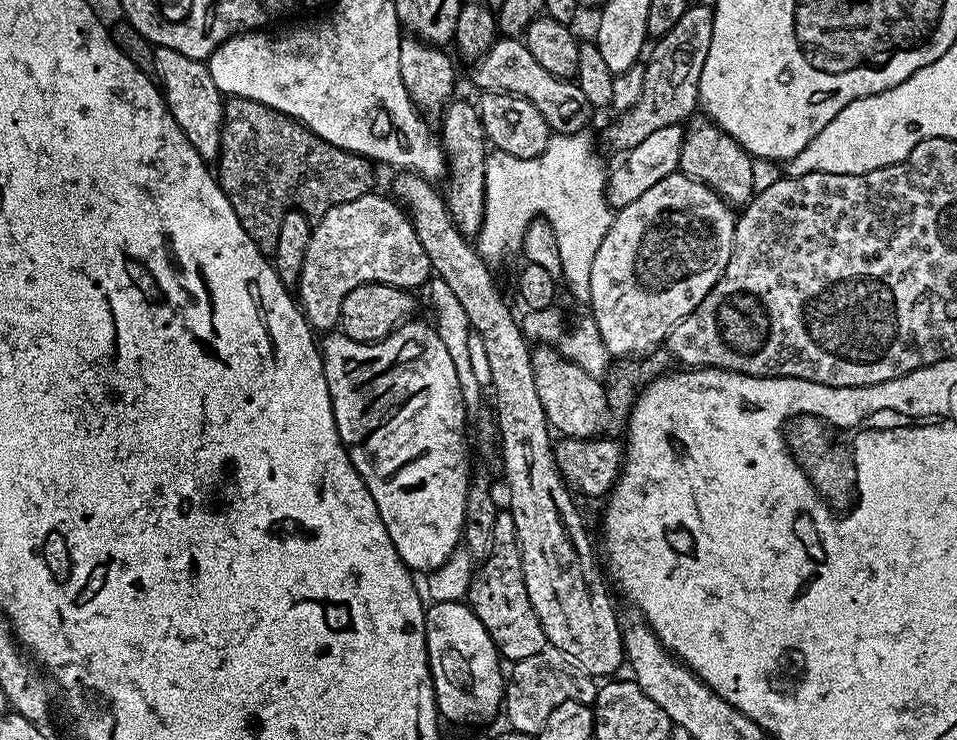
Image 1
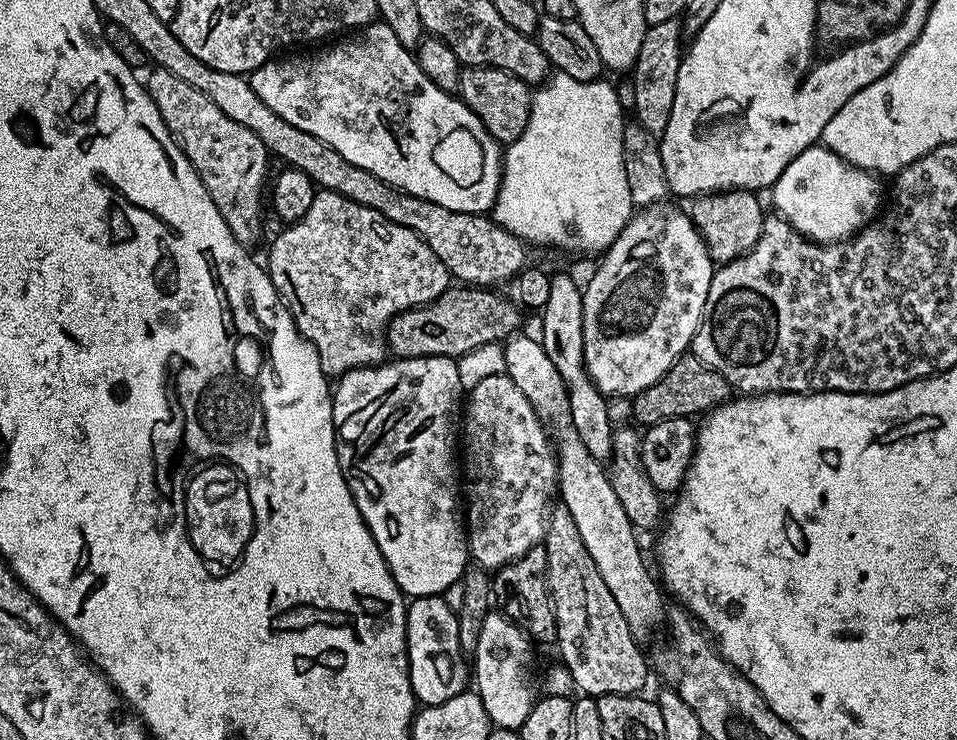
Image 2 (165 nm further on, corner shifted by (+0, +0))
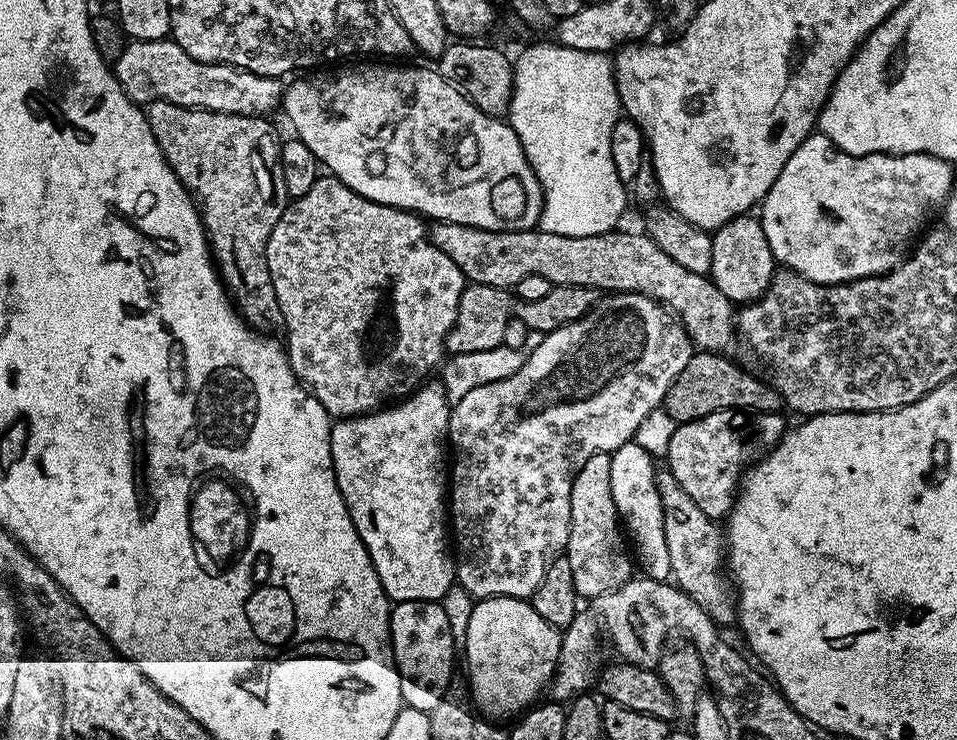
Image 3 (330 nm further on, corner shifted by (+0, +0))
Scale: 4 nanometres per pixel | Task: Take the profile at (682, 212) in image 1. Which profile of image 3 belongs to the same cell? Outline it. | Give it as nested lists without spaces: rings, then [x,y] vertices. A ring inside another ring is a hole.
[[[614,292],[597,299],[596,305],[578,322],[570,322],[558,330],[547,333],[542,346],[527,353],[524,365],[510,378],[478,390],[470,390],[466,398],[451,405],[448,418],[448,439],[450,441],[450,532],[454,537],[454,576],[459,587],[464,588],[476,600],[491,596],[509,596],[528,600],[538,590],[546,570],[553,560],[565,551],[570,534],[570,490],[576,472],[591,455],[599,452],[611,453],[618,446],[629,443],[635,437],[638,426],[646,414],[657,411],[663,405],[664,396],[670,390],[674,378],[682,374],[682,366],[690,362],[694,345],[688,338],[688,331],[664,305],[637,292]]]

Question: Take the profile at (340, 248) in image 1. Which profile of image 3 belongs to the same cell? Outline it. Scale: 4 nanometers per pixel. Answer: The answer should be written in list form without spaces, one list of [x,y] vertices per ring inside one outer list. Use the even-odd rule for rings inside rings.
[[[321,174],[316,177],[314,186],[310,186],[310,190],[306,190],[306,194],[295,197],[289,203],[288,207],[284,209],[282,218],[278,218],[278,226],[274,226],[274,230],[270,234],[266,246],[266,262],[270,270],[276,301],[284,319],[283,331],[288,332],[288,340],[286,339],[288,364],[300,379],[301,384],[309,392],[315,394],[318,402],[322,402],[329,417],[363,416],[366,412],[377,411],[385,402],[410,396],[431,377],[428,375],[436,367],[436,371],[441,367],[442,361],[445,359],[444,340],[450,334],[450,330],[458,318],[458,306],[466,287],[466,281],[462,270],[458,270],[453,259],[448,258],[434,244],[429,229],[426,224],[424,228],[423,223],[425,224],[425,221],[417,213],[406,212],[403,208],[391,208],[388,204],[379,204],[362,198],[336,176]]]

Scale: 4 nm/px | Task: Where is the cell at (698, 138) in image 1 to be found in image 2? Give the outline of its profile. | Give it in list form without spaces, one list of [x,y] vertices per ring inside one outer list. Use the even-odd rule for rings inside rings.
[[[733,190],[719,194],[705,194],[691,201],[690,215],[694,226],[700,231],[700,237],[706,242],[708,252],[717,265],[729,264],[731,260],[744,256],[752,249],[754,242],[758,242],[758,234],[762,234],[766,209],[760,205],[760,200],[756,196],[759,195],[752,190]]]

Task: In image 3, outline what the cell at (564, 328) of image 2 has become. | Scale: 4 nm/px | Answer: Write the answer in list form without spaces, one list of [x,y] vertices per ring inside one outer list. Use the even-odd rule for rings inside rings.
[[[629,442],[611,452],[610,489],[621,525],[634,545],[634,560],[639,571],[651,580],[667,581],[672,576],[670,550],[666,550],[666,530],[662,530],[662,500],[656,486],[657,465],[642,446]]]

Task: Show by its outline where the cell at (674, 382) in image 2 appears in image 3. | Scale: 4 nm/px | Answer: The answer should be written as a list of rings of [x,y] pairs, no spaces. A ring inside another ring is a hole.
[[[703,350],[693,351],[692,357],[690,358],[690,362],[686,362],[686,366],[682,366],[682,374],[678,374],[678,378],[674,378],[674,382],[670,386],[670,390],[664,396],[664,402],[662,405],[662,411],[666,414],[670,414],[670,418],[675,420],[677,424],[685,424],[686,422],[694,422],[698,418],[706,418],[706,414],[714,414],[718,410],[730,410],[731,408],[736,412],[780,412],[782,408],[782,401],[780,399],[779,392],[776,391],[775,388],[772,387],[771,383],[767,379],[759,380],[756,376],[751,376],[750,373],[747,372],[744,368],[739,368],[736,364],[731,364],[728,361],[729,357],[727,355],[721,354],[719,352],[706,352]]]

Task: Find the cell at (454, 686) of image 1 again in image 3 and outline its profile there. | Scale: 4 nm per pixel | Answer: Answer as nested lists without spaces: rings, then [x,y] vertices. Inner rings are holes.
[[[401,600],[392,608],[390,630],[392,656],[396,659],[404,704],[429,713],[438,705],[452,680],[452,656],[458,652],[444,605],[434,600]]]

